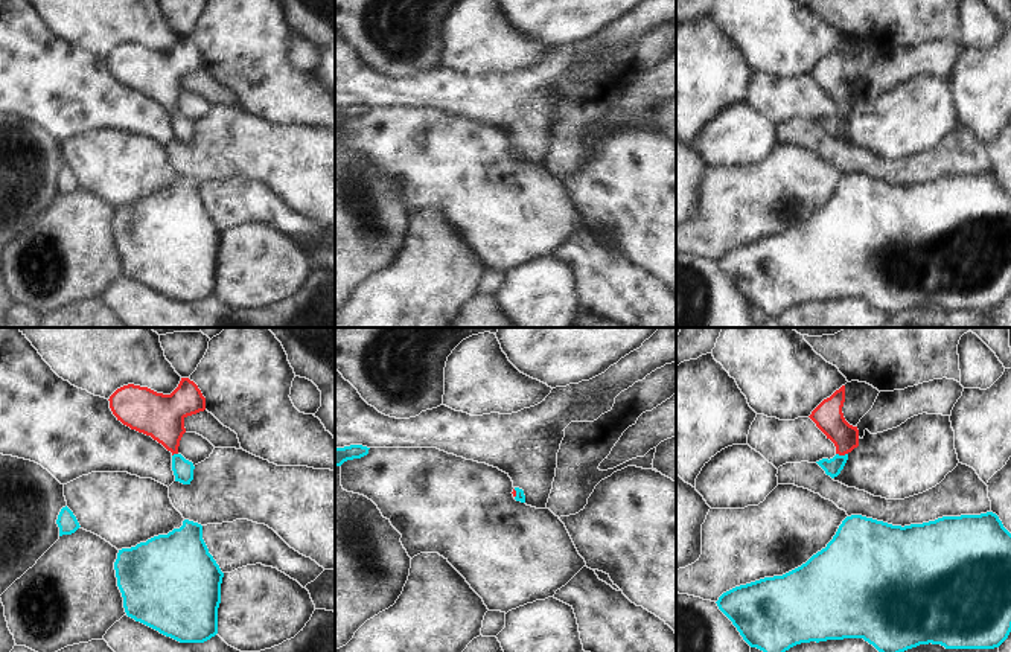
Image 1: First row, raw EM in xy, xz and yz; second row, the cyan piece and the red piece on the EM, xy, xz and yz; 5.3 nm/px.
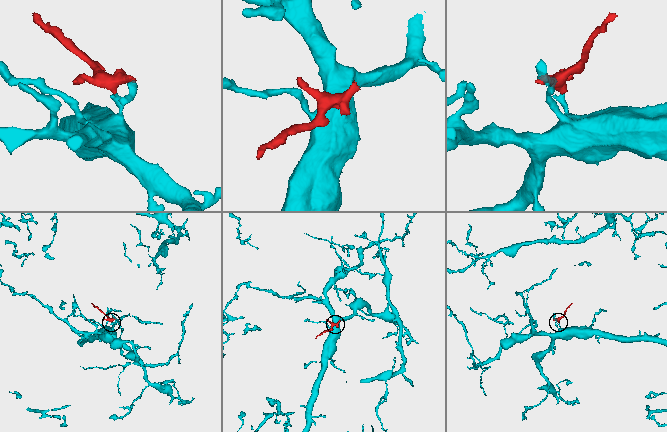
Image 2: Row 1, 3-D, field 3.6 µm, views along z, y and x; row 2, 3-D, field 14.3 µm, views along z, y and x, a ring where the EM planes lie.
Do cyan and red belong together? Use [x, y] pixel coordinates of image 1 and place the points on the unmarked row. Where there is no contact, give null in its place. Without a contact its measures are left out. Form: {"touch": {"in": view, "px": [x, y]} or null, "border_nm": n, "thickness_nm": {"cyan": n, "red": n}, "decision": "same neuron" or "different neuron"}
{"touch": {"in": "yz", "px": [842, 115]}, "border_nm": 60, "thickness_nm": {"cyan": 90, "red": 160}, "decision": "same neuron"}

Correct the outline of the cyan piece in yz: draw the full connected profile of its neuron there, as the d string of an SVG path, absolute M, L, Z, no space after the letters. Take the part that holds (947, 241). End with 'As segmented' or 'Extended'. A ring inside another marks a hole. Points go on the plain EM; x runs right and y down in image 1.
M993 171L904 186L851 174L827 206L801 225L735 245L716 262L751 306L773 318L801 302L844 297L863 297L888 317L929 302L946 308L994 308L1011 291L1011 192Z. As segmented

